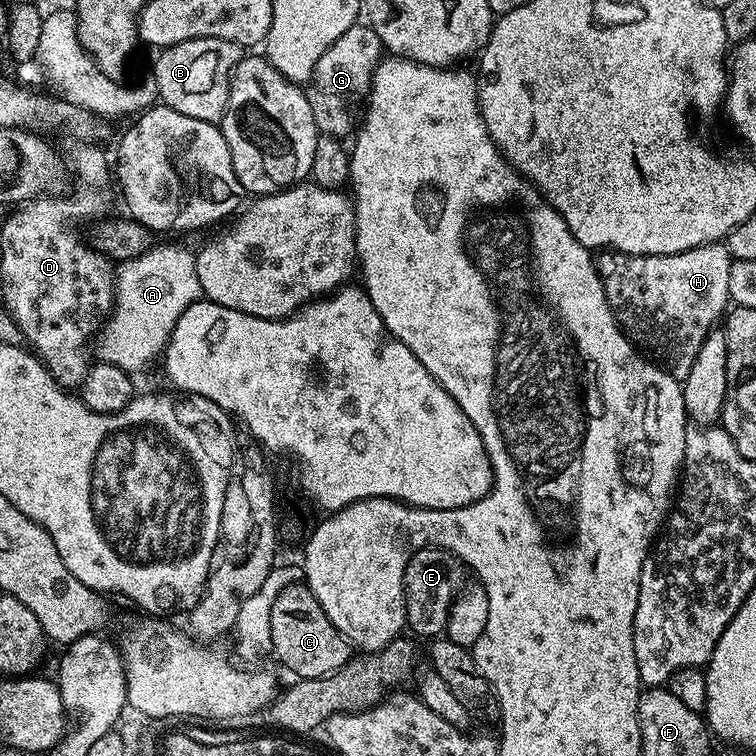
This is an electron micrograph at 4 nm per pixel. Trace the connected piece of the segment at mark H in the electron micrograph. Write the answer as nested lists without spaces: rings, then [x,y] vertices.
[[[727,243],[703,244],[685,252],[665,256],[620,254],[615,259],[612,269],[608,273],[605,271],[602,279],[604,293],[610,310],[616,316],[616,323],[647,359],[659,364],[676,380],[684,381],[690,374],[690,366],[694,366],[694,358],[698,358],[698,350],[702,350],[702,342],[706,342],[708,335],[721,323],[730,304],[728,291],[733,257]]]

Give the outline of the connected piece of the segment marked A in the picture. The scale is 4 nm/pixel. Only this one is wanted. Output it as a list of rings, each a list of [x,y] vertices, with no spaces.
[[[164,244],[161,248],[159,246],[149,248],[138,258],[123,261],[114,272],[114,307],[95,341],[95,355],[97,352],[100,355],[97,357],[103,363],[118,366],[129,374],[137,374],[136,372],[142,371],[143,368],[150,367],[155,360],[157,363],[158,357],[167,348],[178,318],[182,318],[188,307],[197,303],[201,296],[196,252],[193,249],[179,248],[176,244]]]

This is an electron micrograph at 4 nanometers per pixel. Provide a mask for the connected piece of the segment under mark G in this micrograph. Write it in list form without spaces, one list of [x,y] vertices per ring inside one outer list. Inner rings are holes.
[[[367,22],[353,24],[318,62],[312,79],[306,85],[310,110],[314,110],[317,133],[337,138],[351,137],[357,131],[368,94],[372,90],[372,76],[382,59],[382,45],[378,34]],[[381,52],[381,53],[380,53]]]

